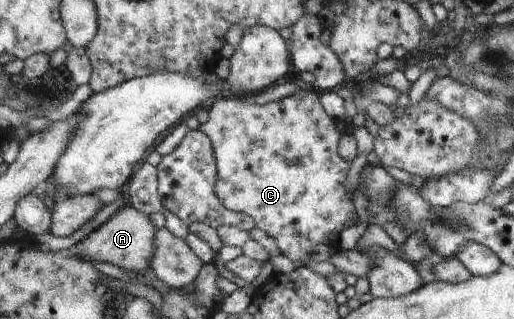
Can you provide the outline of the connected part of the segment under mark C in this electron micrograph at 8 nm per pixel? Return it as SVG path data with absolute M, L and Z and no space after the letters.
M304 86L300 90L296 90L292 96L286 96L280 100L269 102L268 104L248 104L242 102L238 96L226 94L225 96L217 98L208 110L208 120L200 124L198 130L202 130L208 138L211 138L212 144L215 147L215 155L217 158L217 168L219 170L219 181L216 182L216 194L219 195L220 202L231 211L248 214L254 218L256 226L263 230L267 235L272 237L278 244L278 249L281 254L294 260L294 262L310 262L312 260L312 250L320 244L324 244L328 240L328 236L336 237L342 228L348 228L350 222L356 222L358 217L354 212L354 204L352 204L352 195L346 190L345 182L346 174L348 174L349 162L342 160L338 156L338 140L340 140L340 132L336 128L336 120L332 120L328 116L328 112L324 110L321 101L322 93L313 87Z

